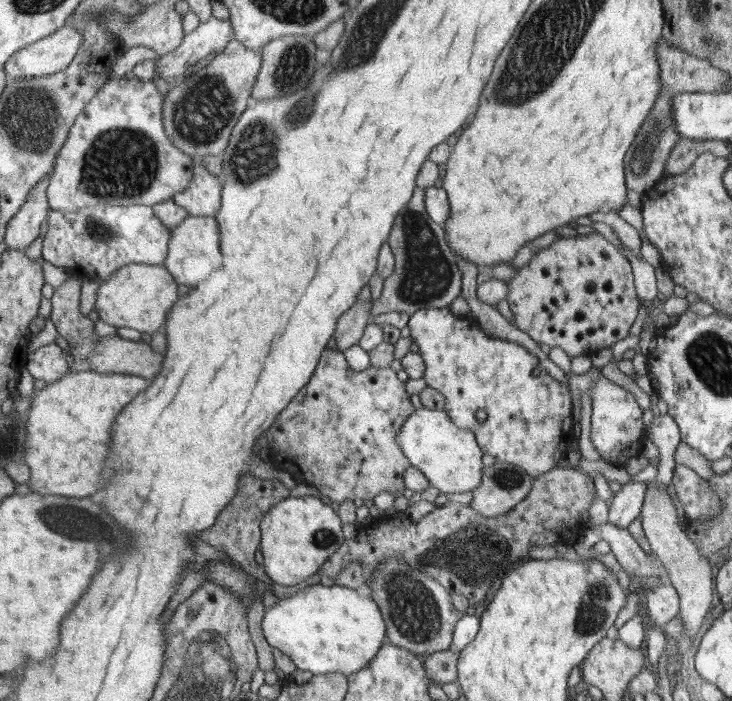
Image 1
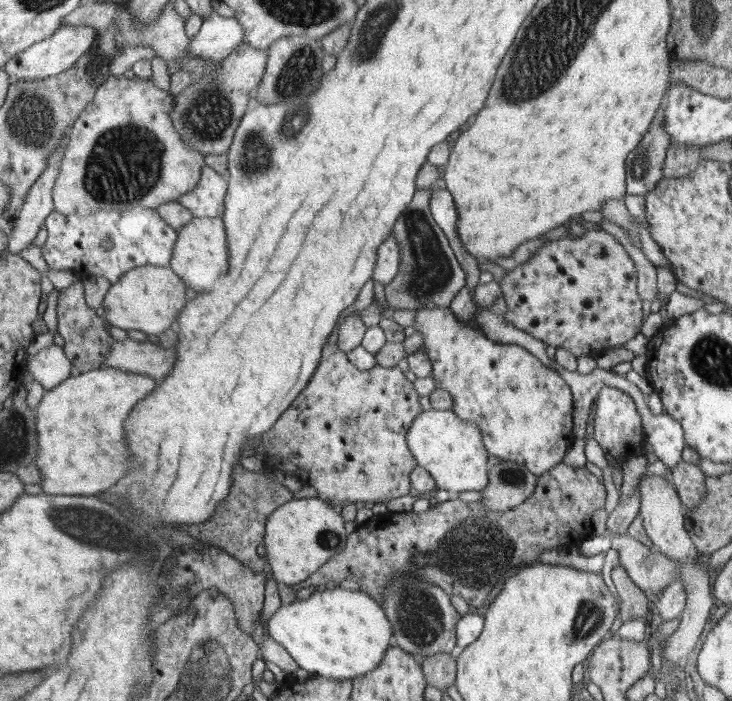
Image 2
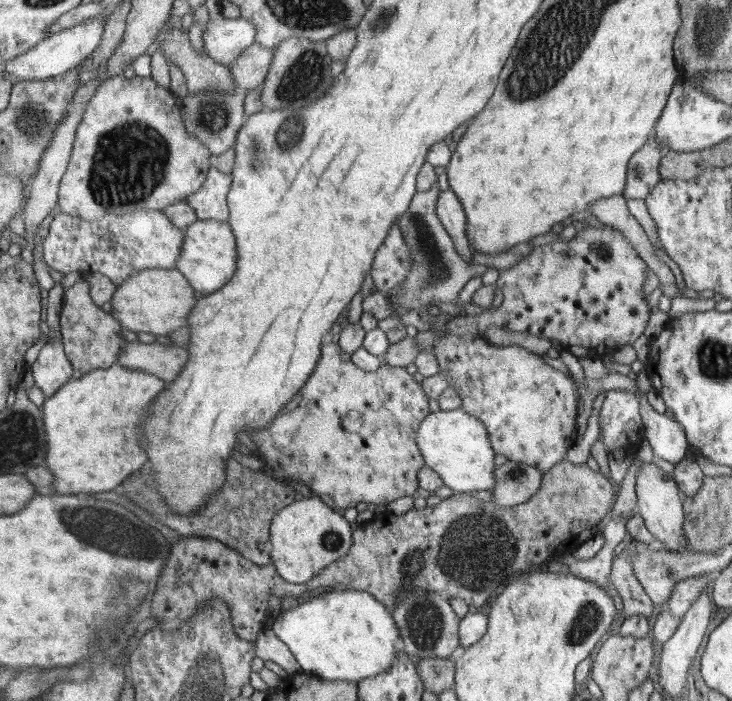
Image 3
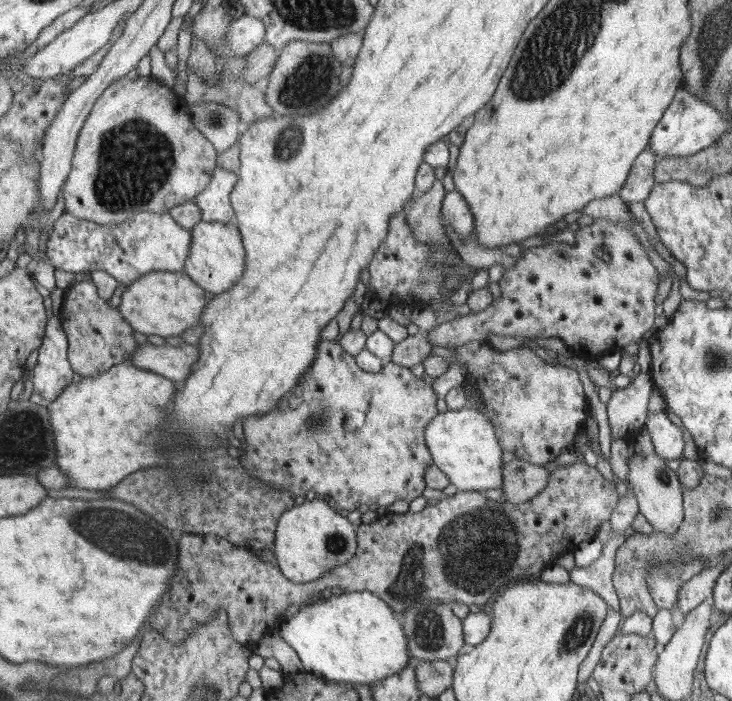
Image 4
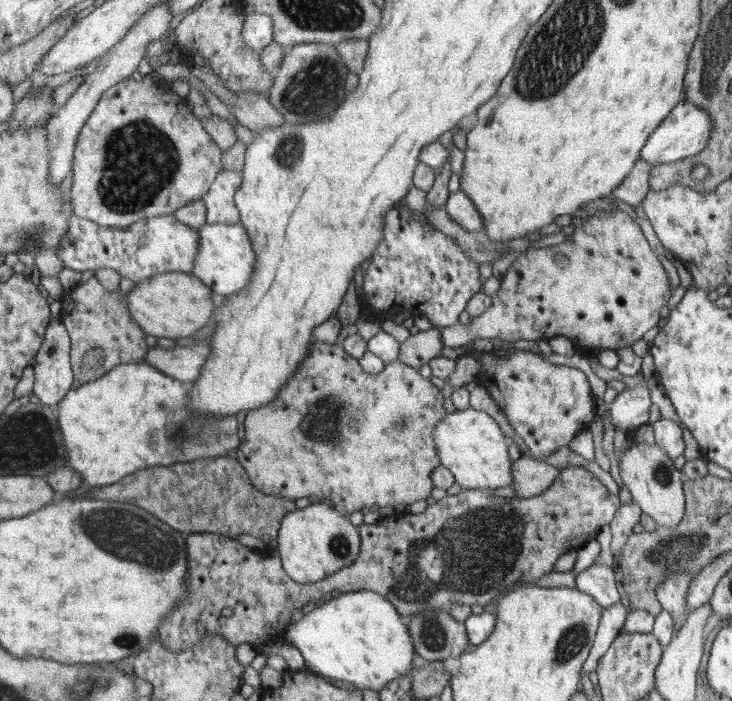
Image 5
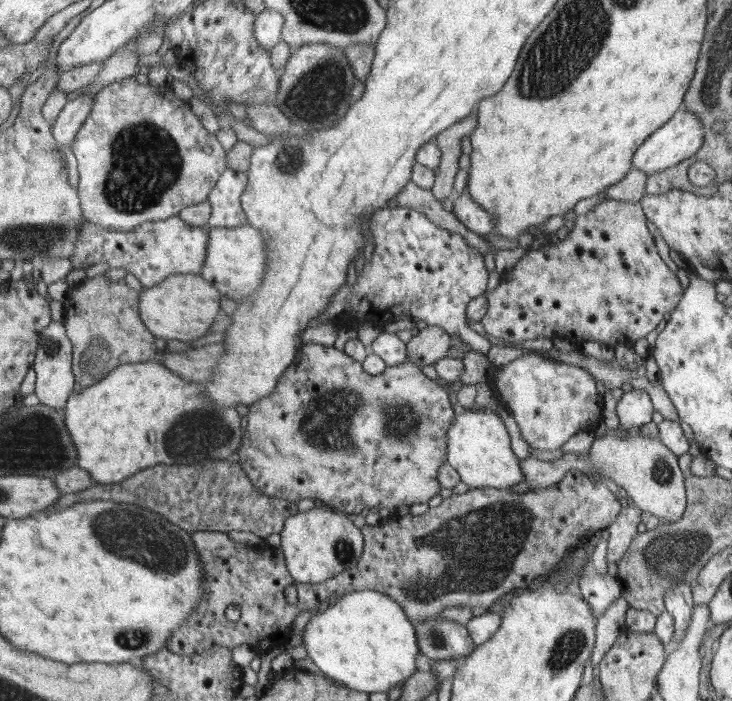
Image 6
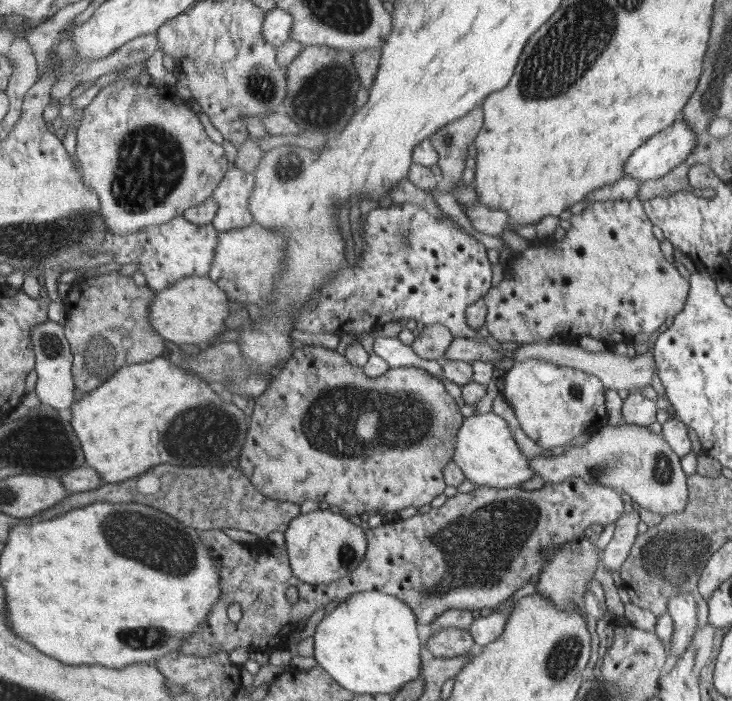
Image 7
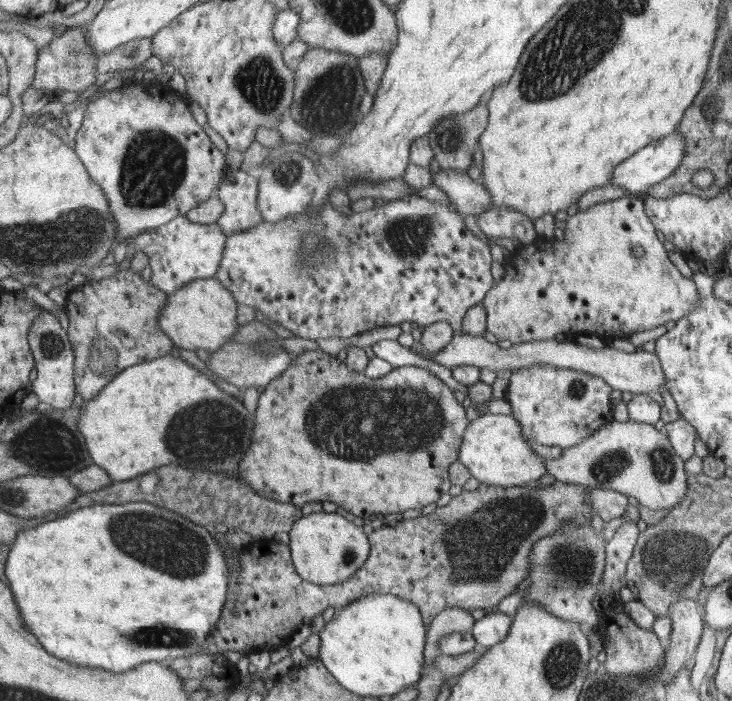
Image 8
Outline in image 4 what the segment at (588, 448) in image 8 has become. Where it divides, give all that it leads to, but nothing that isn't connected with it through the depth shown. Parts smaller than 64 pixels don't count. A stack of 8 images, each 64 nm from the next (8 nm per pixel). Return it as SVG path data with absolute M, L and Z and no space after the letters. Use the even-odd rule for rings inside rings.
M656 452L643 456L643 453L634 454L628 462L627 482L638 498L639 512L652 524L656 533L672 536L682 526L682 516L686 516L686 508L682 508L682 490L678 472L670 469L665 460ZM513 459L504 470L504 496L500 502L523 504L537 496L551 480L551 467Z

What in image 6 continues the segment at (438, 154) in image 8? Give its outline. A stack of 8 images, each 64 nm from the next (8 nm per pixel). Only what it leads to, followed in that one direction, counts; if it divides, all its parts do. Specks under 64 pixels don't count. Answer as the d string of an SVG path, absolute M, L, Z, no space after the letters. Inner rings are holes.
M474 112L466 120L460 120L458 124L454 124L452 127L447 128L446 131L435 136L436 145L442 151L442 164L439 166L440 173L435 176L435 183L430 189L430 194L438 202L443 203L452 194L455 176L460 169L458 158L462 152L462 139L466 135L470 136L477 126L479 126L479 117L478 113Z

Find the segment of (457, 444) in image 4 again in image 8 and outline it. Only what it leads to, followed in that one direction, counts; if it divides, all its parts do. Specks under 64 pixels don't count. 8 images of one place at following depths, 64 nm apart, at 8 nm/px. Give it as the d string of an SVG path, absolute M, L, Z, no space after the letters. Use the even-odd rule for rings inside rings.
M482 414L472 420L460 445L459 460L468 468L472 478L488 485L514 487L532 485L534 481L548 473L547 460L526 443L522 425L516 416L506 414Z

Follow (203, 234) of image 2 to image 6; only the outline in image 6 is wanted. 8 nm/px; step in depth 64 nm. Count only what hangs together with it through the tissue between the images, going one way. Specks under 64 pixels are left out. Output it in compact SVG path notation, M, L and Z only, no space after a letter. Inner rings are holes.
M248 224L234 227L211 227L211 246L200 275L210 281L224 296L240 300L264 284L268 272L268 242L258 228Z

